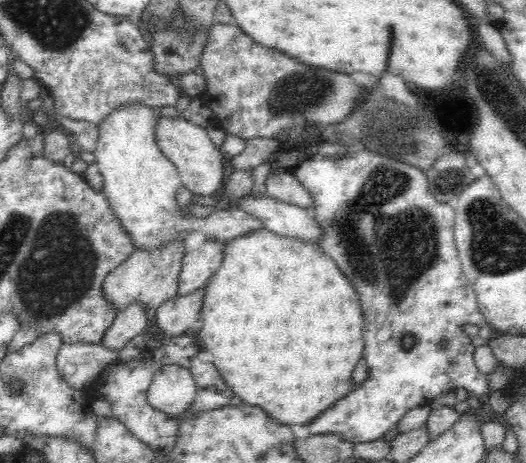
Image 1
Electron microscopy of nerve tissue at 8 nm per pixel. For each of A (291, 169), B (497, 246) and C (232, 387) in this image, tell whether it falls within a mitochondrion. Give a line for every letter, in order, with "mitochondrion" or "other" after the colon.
A: other
B: mitochondrion
C: other

